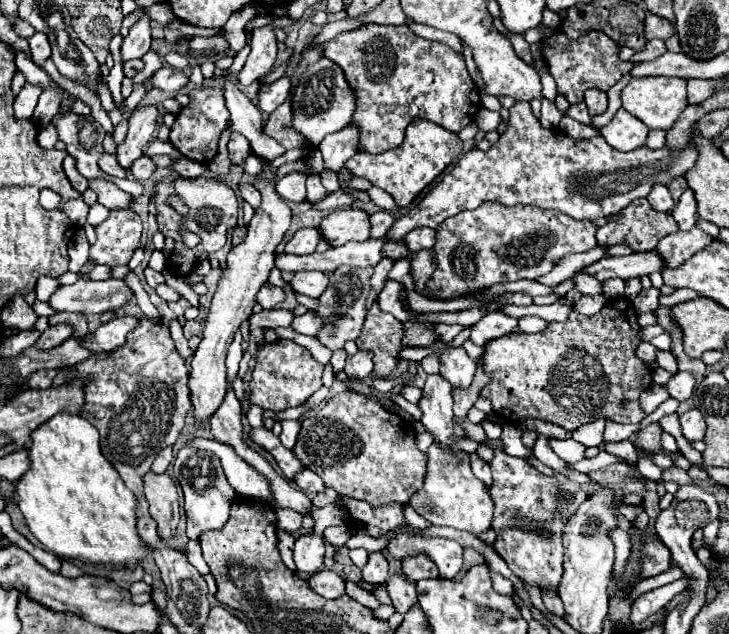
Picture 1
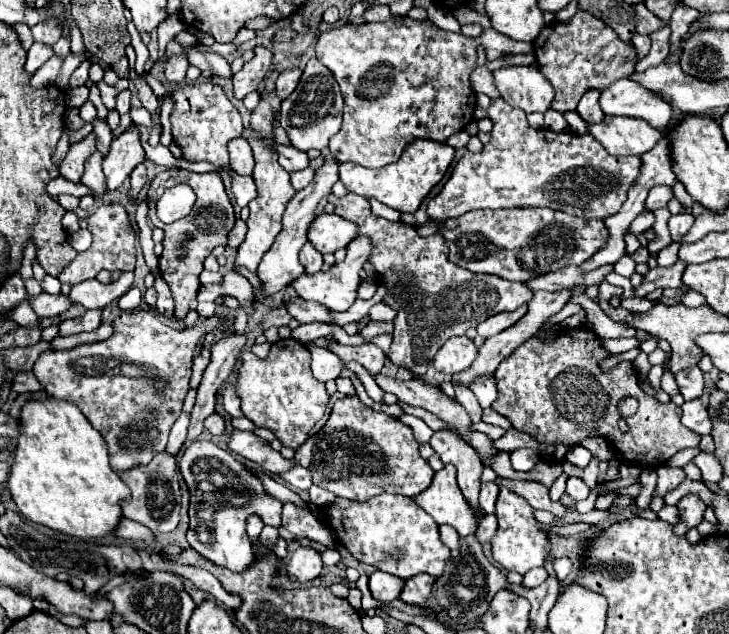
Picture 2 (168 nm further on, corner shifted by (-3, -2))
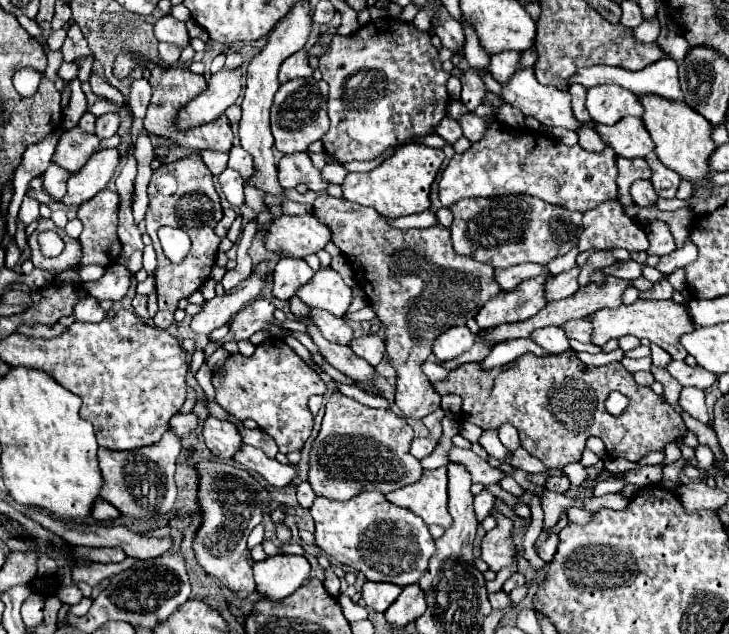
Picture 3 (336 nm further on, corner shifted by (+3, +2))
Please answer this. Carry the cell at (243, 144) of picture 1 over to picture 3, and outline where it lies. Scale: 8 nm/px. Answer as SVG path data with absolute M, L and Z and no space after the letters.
M232 146L228 166L234 168L234 170L238 170L244 180L248 180L248 178L254 176L254 160L252 160L252 156L250 156L246 150L242 150L240 146Z

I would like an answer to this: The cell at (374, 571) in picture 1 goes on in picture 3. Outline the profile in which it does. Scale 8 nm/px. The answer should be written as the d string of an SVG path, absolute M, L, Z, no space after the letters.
M366 582L362 586L362 600L366 602L366 606L370 606L374 612L384 612L400 594L402 588L398 586L390 586L390 584L382 584L382 582Z

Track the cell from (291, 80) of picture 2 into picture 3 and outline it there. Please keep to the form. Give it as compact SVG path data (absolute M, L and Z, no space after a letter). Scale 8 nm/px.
M304 48L294 52L280 66L280 82L288 82L290 78L310 78L310 76L312 76L312 68L308 66L308 52Z

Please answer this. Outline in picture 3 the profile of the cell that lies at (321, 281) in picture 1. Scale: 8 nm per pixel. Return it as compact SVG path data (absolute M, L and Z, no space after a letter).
M320 268L316 276L306 286L302 286L302 290L298 290L296 296L300 296L310 308L326 310L338 318L348 312L352 302L352 290L332 268Z

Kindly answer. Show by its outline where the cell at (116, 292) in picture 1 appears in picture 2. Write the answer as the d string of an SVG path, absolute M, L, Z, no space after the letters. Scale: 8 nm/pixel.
M42 292L36 300L28 298L28 302L32 304L34 312L42 318L44 316L58 316L74 304L74 300L68 294L48 294L48 292Z

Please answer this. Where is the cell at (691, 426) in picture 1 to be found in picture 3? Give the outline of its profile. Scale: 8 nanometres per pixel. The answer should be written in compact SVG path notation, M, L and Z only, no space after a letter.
M682 388L680 392L680 406L700 420L702 424L708 424L708 412L706 412L706 402L704 402L704 392L698 388Z

